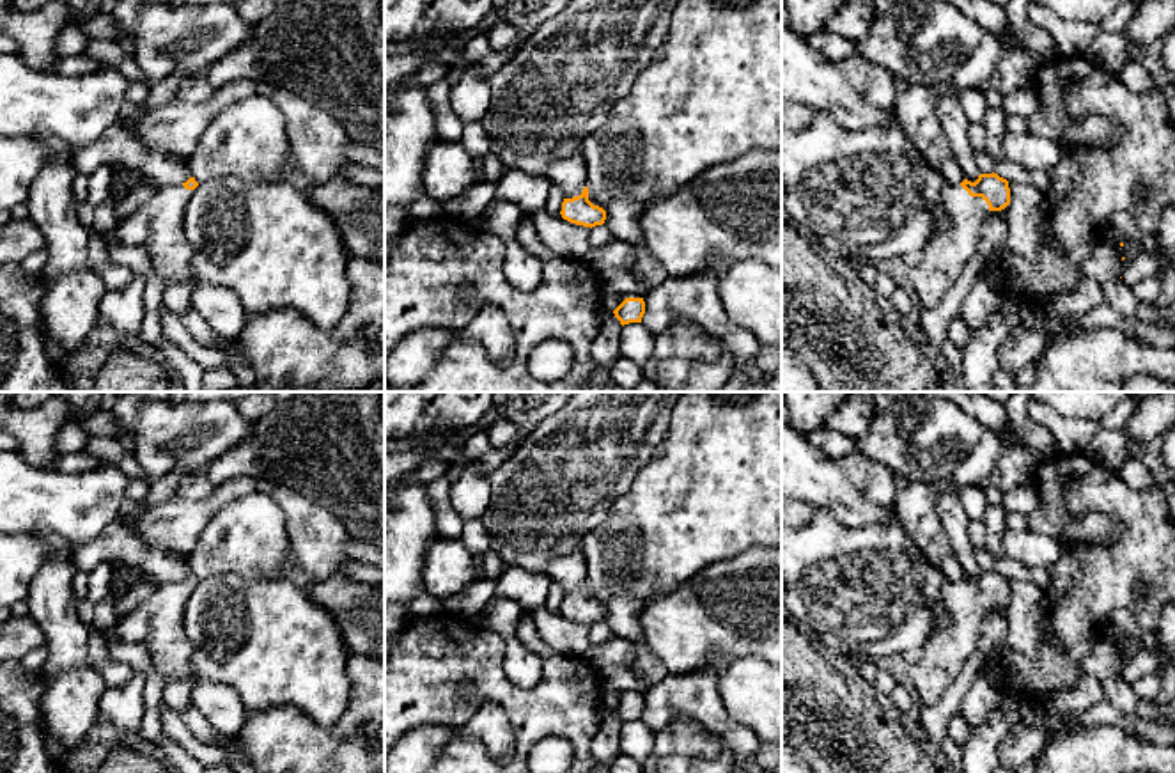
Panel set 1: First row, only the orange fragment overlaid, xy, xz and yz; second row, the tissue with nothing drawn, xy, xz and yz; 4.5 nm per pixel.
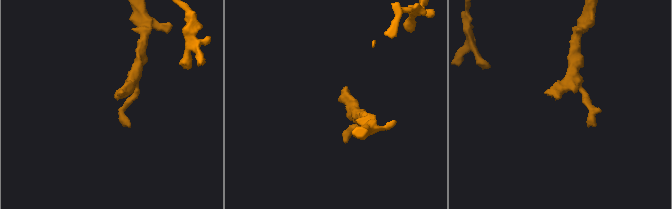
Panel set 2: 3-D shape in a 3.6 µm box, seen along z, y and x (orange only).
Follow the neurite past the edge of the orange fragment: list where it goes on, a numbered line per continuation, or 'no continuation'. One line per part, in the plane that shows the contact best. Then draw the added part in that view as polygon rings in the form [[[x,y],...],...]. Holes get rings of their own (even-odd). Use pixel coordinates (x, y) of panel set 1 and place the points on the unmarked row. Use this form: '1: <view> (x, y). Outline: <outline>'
1: yz (957, 632). Outline: [[[961,580],[945,583],[936,629],[907,670],[922,706],[936,704],[957,679],[978,645],[987,613],[989,603],[982,594],[971,594]]]

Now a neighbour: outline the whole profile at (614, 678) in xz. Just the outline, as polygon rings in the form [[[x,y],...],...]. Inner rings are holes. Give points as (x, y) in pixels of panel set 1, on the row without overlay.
[[[608,665],[599,667],[597,672],[603,693],[643,695],[647,691],[647,684],[627,667]]]

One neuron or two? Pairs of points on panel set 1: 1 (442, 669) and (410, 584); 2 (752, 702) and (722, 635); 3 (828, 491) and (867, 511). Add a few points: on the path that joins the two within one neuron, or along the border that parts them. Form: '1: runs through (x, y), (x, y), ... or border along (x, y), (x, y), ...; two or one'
1: border along (443, 610), (410, 616); two
2: border along (762, 658), (739, 656), (718, 676); two
3: runs through (837, 493), (858, 511); one

